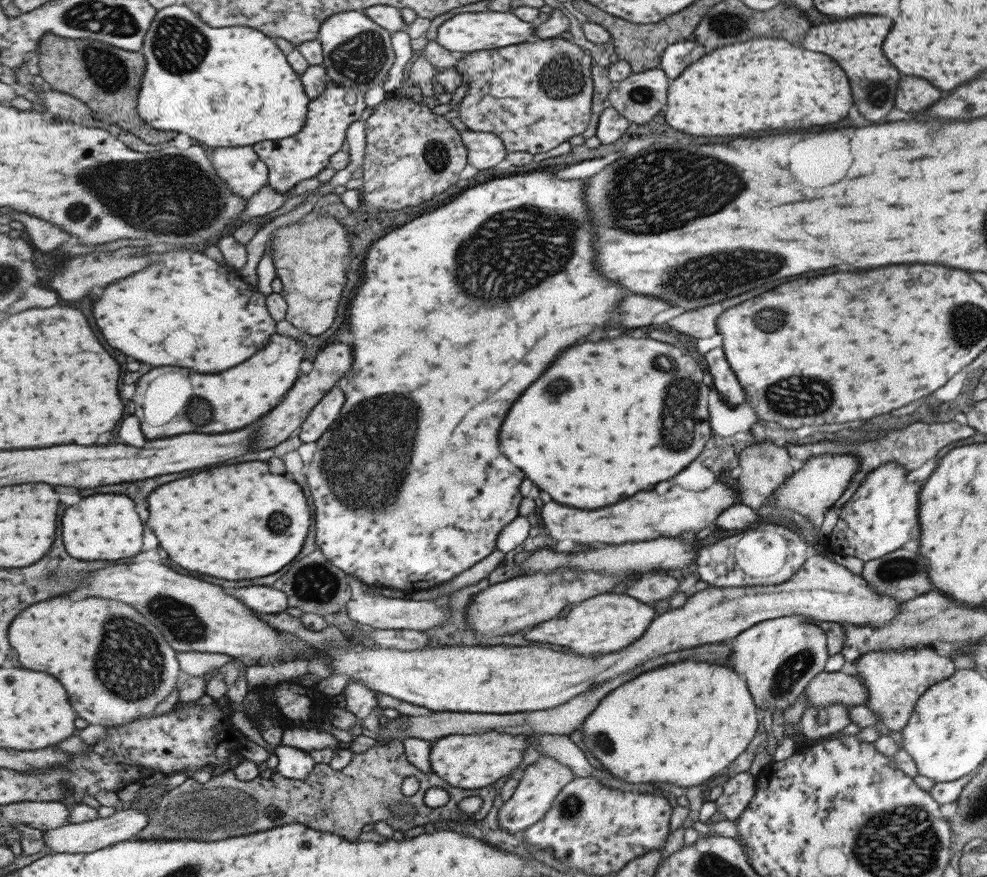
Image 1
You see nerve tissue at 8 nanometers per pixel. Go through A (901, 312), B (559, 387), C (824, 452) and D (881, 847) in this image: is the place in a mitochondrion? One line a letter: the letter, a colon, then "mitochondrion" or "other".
A: other
B: mitochondrion
C: other
D: mitochondrion

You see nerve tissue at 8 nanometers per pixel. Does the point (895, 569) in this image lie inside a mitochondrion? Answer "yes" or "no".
yes

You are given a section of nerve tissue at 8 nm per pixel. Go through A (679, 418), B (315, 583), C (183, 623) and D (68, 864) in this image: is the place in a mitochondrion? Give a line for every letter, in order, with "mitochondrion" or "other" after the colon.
A: mitochondrion
B: mitochondrion
C: mitochondrion
D: other

